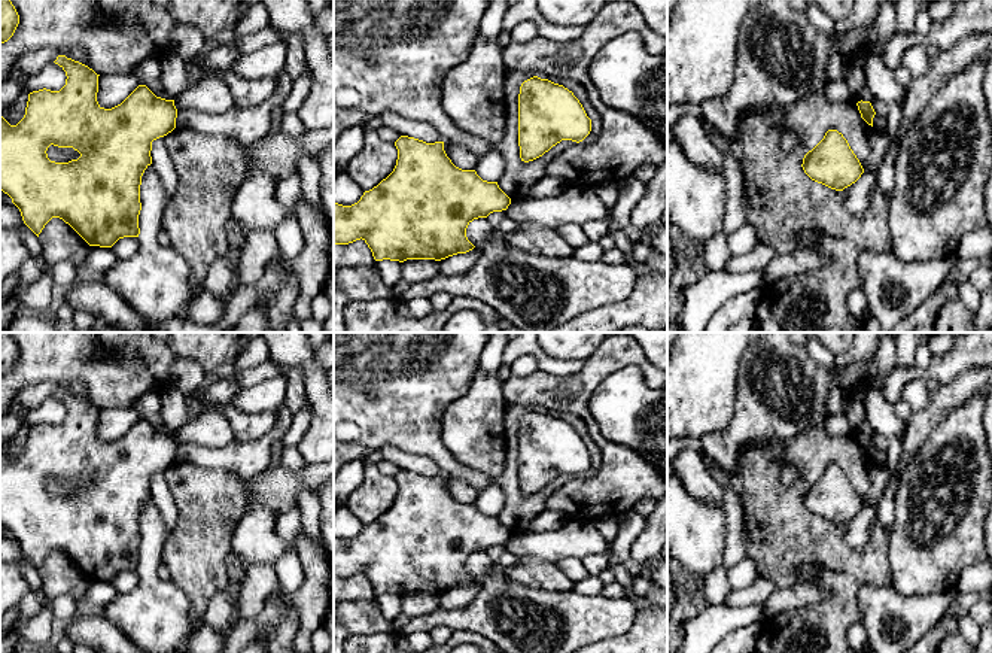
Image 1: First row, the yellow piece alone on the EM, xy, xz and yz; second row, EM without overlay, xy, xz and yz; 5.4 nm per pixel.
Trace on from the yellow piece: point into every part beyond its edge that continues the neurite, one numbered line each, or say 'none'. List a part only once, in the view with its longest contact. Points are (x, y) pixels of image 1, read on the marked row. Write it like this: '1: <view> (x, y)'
none

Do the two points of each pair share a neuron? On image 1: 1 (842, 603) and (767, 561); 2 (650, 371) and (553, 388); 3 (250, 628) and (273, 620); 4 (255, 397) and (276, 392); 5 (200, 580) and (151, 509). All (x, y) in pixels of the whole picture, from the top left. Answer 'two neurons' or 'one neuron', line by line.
1: one neuron
2: one neuron
3: one neuron
4: one neuron
5: two neurons

